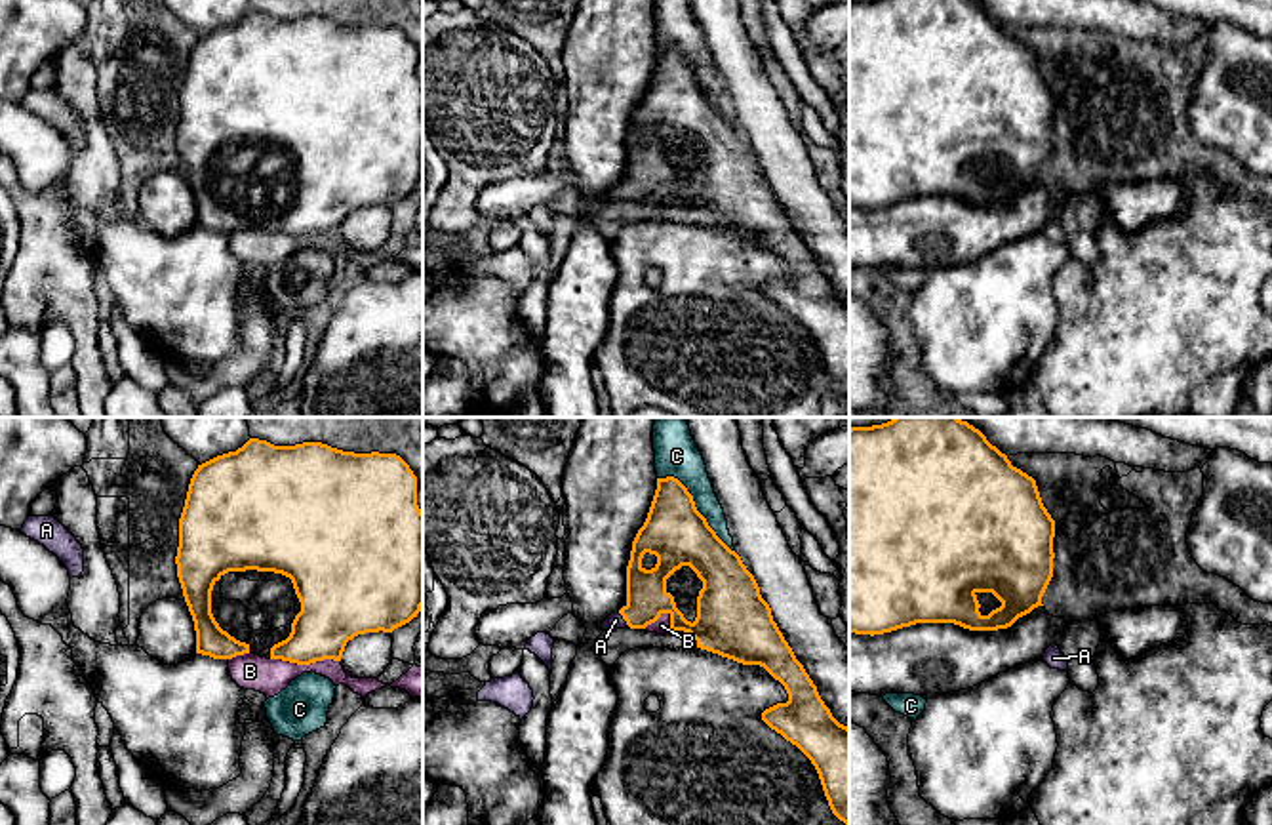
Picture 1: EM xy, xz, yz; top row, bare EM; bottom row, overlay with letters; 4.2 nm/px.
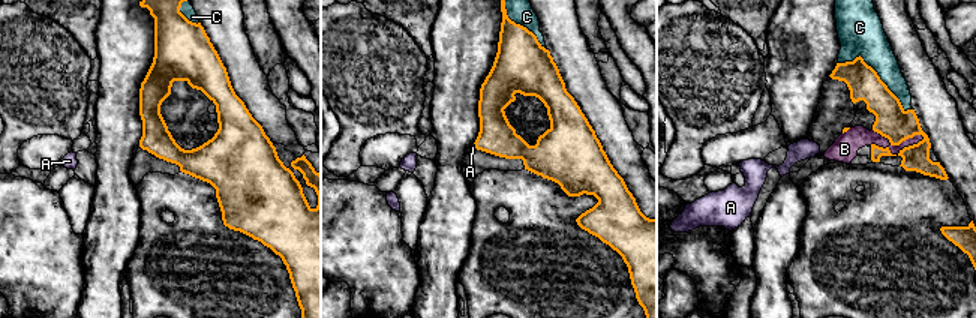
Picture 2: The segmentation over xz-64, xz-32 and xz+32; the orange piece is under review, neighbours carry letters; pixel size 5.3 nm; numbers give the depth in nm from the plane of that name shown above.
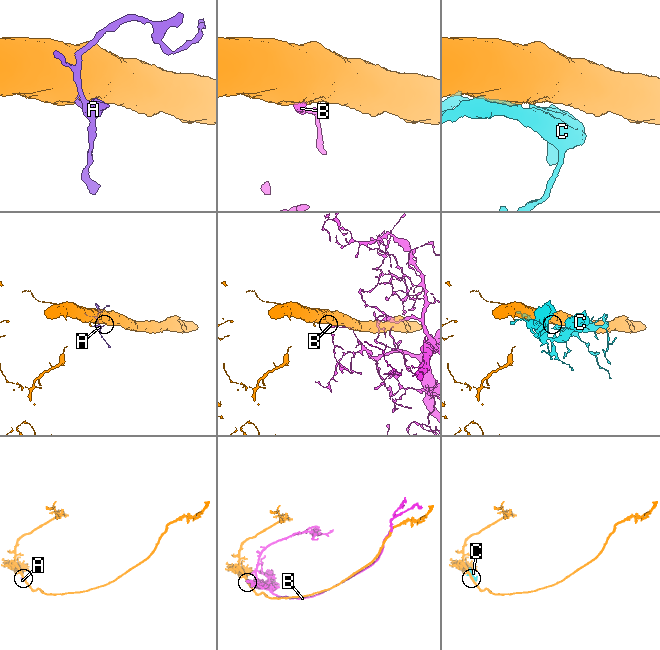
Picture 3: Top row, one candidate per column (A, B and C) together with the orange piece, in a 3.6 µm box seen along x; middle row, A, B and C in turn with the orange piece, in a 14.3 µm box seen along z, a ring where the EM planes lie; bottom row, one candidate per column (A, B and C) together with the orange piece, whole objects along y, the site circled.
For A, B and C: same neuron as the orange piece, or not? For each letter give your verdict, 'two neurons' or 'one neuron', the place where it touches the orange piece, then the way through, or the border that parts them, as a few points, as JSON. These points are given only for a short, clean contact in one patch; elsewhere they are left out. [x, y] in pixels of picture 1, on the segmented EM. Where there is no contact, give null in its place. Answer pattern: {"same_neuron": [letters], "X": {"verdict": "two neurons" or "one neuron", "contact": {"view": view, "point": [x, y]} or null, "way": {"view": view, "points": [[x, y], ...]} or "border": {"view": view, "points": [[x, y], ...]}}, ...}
{"same_neuron": ["A"], "A": {"verdict": "one neuron", "contact": {"view": "xz", "point": [623, 618]}, "way": {"view": "xz", "points": [[646, 589], [646, 595], [623, 618], [616, 620]]}}, "B": {"verdict": "two neurons", "contact": {"view": "xy", "point": [305, 664]}, "border": {"view": "xy", "points": [[271, 658], [298, 664], [339, 662]]}}, "C": {"verdict": "two neurons", "contact": {"view": "xz", "point": [694, 505]}}}

